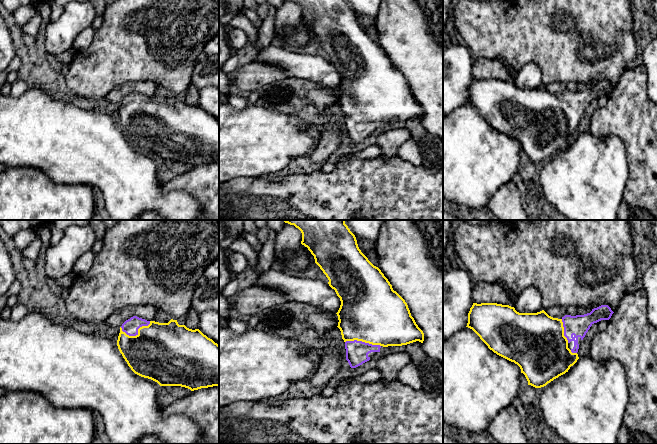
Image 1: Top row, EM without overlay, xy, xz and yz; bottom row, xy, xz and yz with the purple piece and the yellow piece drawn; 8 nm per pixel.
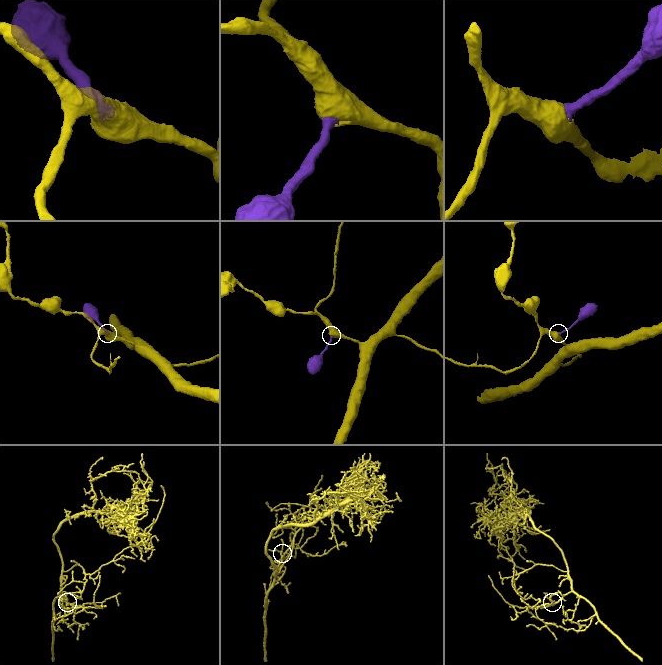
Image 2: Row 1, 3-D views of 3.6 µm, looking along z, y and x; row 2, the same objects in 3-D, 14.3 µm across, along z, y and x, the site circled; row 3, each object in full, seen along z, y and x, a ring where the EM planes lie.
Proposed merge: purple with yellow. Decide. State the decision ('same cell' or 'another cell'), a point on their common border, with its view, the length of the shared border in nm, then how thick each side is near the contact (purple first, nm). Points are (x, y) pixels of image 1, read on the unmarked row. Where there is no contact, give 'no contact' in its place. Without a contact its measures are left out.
same cell; meets purple in xy at (136, 110); contact 260 nm long; 120 nm thick on the purple side, 460 nm on the other

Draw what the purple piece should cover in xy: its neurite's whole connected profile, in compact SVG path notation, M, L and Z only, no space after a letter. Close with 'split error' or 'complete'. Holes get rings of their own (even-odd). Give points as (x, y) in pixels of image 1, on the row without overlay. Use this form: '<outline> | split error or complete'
M133 92L120 103L117 122L135 150L151 155L160 162L181 162L191 167L219 162L219 121L199 105L192 106L185 101L179 101L177 96L159 99Z | split error

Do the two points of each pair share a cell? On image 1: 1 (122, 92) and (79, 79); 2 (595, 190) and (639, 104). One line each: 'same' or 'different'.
1: different
2: different

